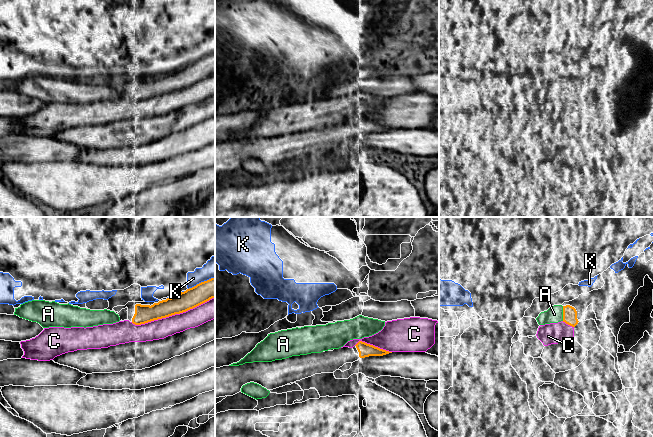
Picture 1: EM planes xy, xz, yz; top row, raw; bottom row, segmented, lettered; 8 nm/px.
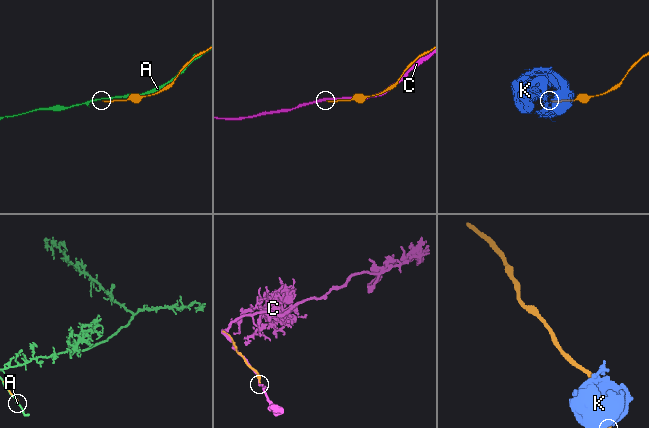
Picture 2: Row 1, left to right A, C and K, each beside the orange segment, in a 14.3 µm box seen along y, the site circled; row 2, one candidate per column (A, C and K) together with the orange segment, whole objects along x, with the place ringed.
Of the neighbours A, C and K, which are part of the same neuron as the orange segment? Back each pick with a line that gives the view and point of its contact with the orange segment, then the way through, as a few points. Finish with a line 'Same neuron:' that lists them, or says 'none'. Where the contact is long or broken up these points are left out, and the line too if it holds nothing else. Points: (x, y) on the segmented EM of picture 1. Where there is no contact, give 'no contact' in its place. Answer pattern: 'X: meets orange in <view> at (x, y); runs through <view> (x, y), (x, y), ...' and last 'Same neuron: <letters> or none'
Same neuron: none

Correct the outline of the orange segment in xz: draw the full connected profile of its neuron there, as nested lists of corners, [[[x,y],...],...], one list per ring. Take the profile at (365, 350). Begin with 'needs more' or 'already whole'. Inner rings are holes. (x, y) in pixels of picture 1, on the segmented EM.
needs more; [[[362,341],[355,346],[358,355],[353,348],[343,347],[272,362],[253,362],[215,368],[215,398],[233,396],[241,392],[243,385],[250,382],[273,390],[315,374],[333,373],[344,364],[353,363],[360,358],[392,353]]]

